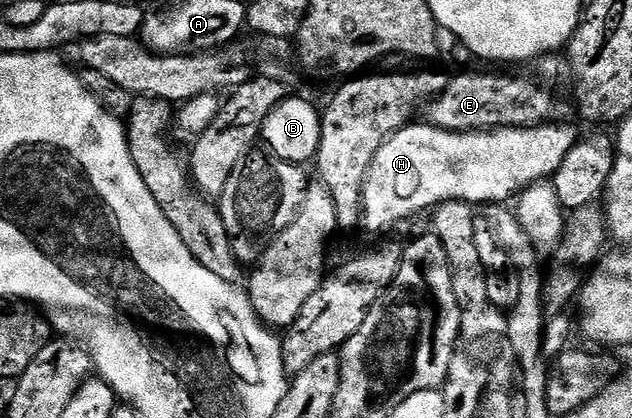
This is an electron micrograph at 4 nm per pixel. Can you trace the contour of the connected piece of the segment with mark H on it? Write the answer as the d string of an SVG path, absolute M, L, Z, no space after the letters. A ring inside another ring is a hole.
M409 124L395 131L385 140L377 155L374 156L373 162L368 168L368 174L364 177L364 190L360 193L360 208L362 211L362 226L365 226L372 234L380 234L383 230L400 222L403 218L412 218L415 214L431 211L440 205L441 202L466 202L469 204L504 204L509 200L508 197L519 195L521 191L527 189L536 183L543 183L551 179L552 175L562 168L562 160L566 160L570 148L578 141L578 133L572 126L552 126L553 124L541 124L538 126L500 126L497 130L444 130L441 126L423 124L424 126L415 126Z

